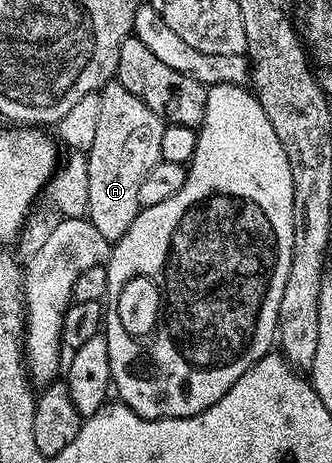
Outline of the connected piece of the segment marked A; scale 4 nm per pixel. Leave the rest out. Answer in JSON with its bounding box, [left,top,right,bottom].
[87,83,166,243]

